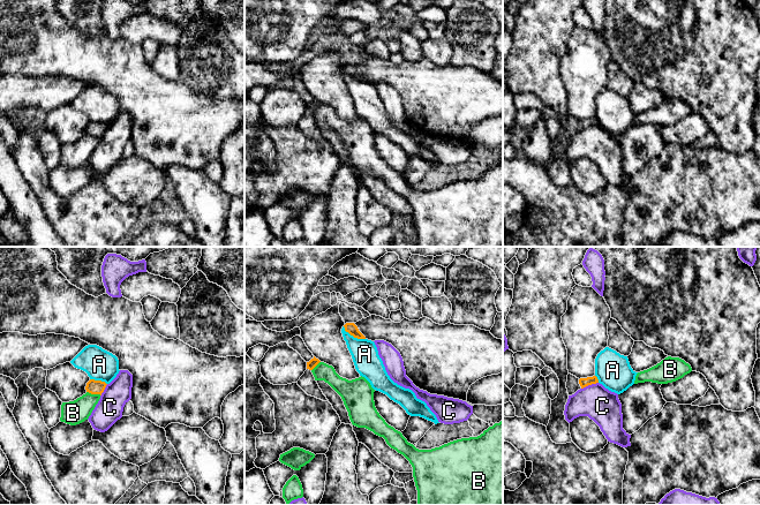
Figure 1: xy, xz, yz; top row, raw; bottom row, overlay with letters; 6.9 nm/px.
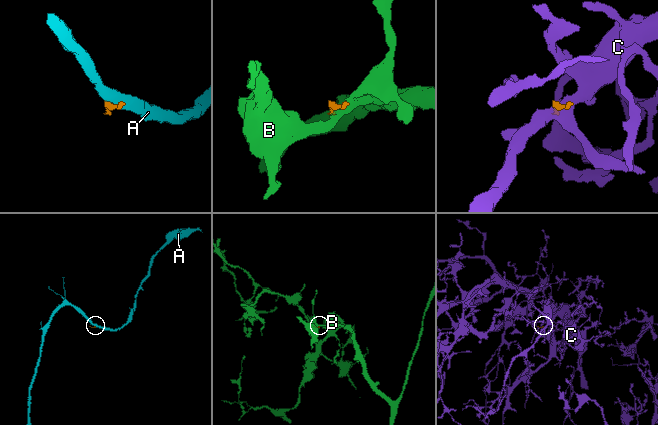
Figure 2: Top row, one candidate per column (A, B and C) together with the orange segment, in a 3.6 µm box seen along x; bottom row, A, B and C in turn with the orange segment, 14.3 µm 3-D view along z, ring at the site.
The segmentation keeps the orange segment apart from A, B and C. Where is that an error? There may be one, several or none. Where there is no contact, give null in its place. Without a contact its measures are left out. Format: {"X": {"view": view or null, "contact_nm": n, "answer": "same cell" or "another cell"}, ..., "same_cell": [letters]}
{"A": {"view": "xz", "contact_nm": 180, "answer": "another cell"}, "B": {"view": "xy", "contact_nm": 110, "answer": "another cell"}, "C": {"view": "yz", "contact_nm": 130, "answer": "another cell"}, "same_cell": []}

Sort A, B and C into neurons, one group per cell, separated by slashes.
A / B / C

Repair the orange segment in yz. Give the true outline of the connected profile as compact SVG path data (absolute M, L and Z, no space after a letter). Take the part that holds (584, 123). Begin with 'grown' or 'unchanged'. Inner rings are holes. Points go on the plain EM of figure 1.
grown; M569 115L567 123L566 123L567 135L569 135L569 137L572 137L578 131L584 130L592 126L596 126L596 125L599 125L599 121L596 118L579 121L575 118Z

